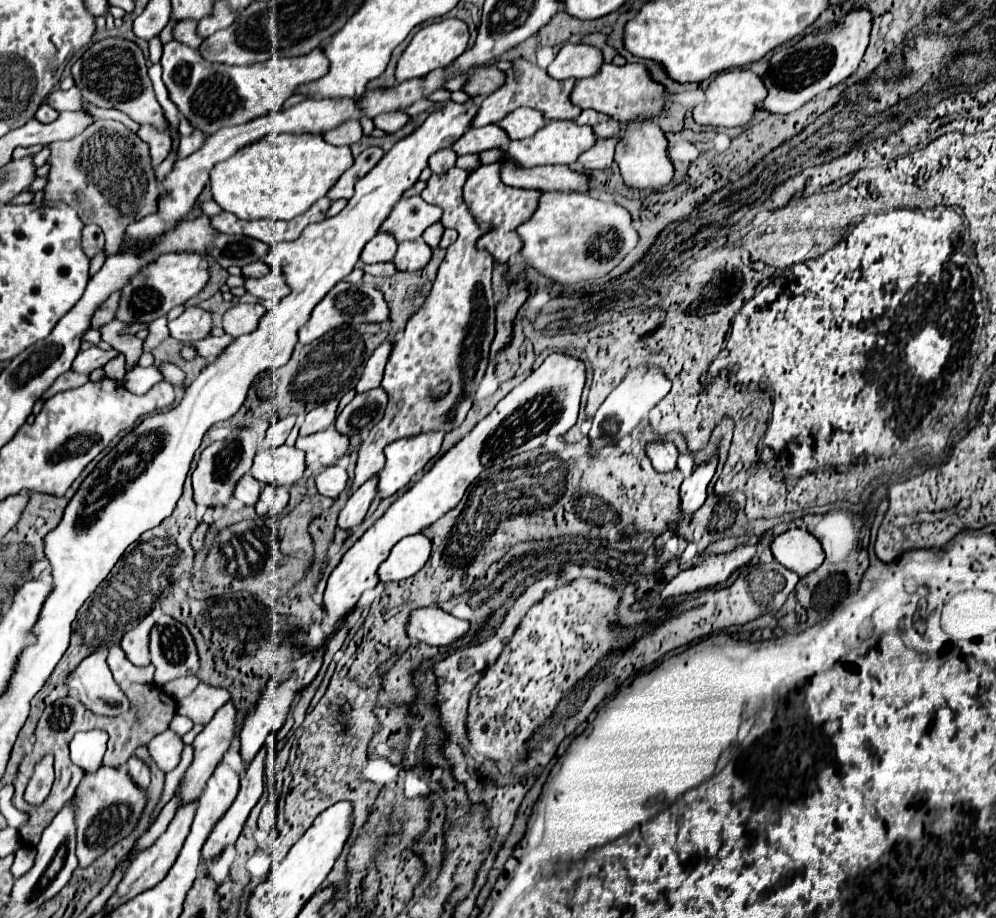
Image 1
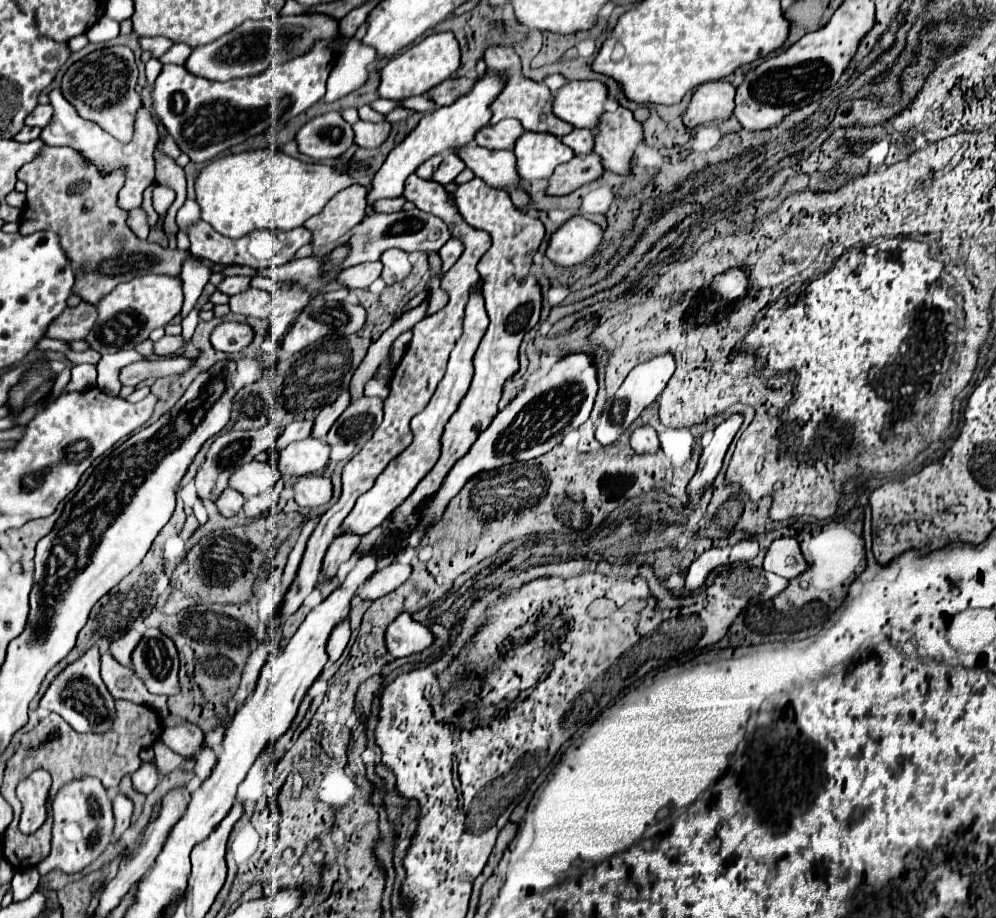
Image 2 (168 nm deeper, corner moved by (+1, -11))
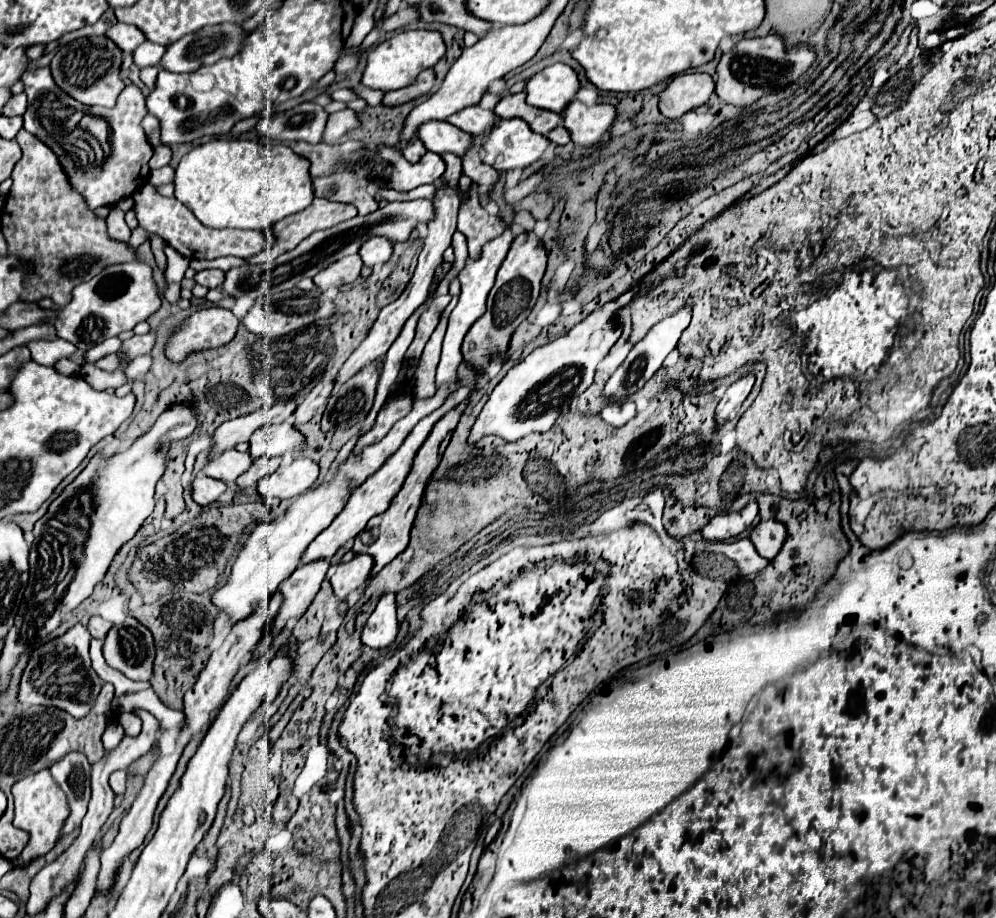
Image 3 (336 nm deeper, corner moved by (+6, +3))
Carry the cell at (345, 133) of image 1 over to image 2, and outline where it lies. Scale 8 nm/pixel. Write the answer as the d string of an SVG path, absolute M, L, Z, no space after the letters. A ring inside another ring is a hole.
M326 112L308 120L294 136L298 152L314 160L330 160L354 146L354 132L338 112Z

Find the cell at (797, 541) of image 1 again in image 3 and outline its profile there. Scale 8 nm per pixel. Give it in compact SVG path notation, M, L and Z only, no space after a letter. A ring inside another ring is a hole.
M759 522L751 532L751 542L755 544L757 552L767 560L773 560L779 554L785 538L787 528L781 522Z

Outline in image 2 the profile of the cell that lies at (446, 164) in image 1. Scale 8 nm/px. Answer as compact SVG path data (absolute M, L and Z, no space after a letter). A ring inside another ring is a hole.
M436 154L436 156L432 156L432 158L428 158L422 166L418 166L418 170L416 170L416 176L420 176L420 178L430 178L430 174L438 168L438 164L442 162L442 156L440 154Z

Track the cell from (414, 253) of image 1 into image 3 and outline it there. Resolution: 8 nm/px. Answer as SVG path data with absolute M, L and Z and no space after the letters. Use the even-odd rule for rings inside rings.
M373 238L373 240L367 240L361 246L359 254L361 254L365 266L379 268L381 264L389 262L389 258L393 256L393 244L389 240L385 240L385 238Z

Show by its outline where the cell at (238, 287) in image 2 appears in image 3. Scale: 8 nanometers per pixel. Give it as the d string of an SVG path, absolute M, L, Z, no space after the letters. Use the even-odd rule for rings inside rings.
M201 270L195 274L195 282L203 284L207 288L217 288L221 286L225 280L225 272L223 270Z

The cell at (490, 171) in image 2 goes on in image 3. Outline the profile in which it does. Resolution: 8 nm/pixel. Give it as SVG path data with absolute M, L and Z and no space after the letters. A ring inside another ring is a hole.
M435 120L425 122L419 128L419 138L423 140L429 152L437 152L437 154L451 152L461 158L473 146L473 134L461 132L459 128L453 128L453 124L449 122L435 122Z

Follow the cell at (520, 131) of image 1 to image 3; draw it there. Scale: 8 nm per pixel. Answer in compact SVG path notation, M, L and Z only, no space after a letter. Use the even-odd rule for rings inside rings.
M469 106L463 108L461 112L449 116L449 122L469 134L489 134L493 130L493 126L497 126L501 122L501 118L495 116L493 110L483 110L479 106Z

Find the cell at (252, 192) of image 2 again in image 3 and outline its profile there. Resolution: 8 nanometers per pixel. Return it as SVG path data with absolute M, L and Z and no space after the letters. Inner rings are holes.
M215 140L195 146L175 168L175 196L209 228L265 230L313 202L309 162L285 144Z

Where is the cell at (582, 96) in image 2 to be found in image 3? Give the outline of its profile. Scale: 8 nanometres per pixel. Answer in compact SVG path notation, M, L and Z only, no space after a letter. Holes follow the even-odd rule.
M553 64L527 82L527 104L551 112L563 112L569 100L575 100L581 88L579 74L567 64Z

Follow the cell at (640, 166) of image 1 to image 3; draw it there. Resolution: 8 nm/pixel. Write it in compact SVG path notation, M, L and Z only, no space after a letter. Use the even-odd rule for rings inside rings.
M573 100L565 108L565 122L563 126L571 132L571 140L577 146L599 146L603 136L611 130L615 122L617 110L611 104L595 104L585 106L579 100Z

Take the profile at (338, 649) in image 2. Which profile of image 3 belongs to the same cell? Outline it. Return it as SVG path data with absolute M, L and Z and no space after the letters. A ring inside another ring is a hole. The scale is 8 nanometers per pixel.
M357 554L347 564L339 564L331 576L337 600L343 602L347 594L353 592L357 586L365 586L371 578L371 570L373 570L373 558L365 554Z

